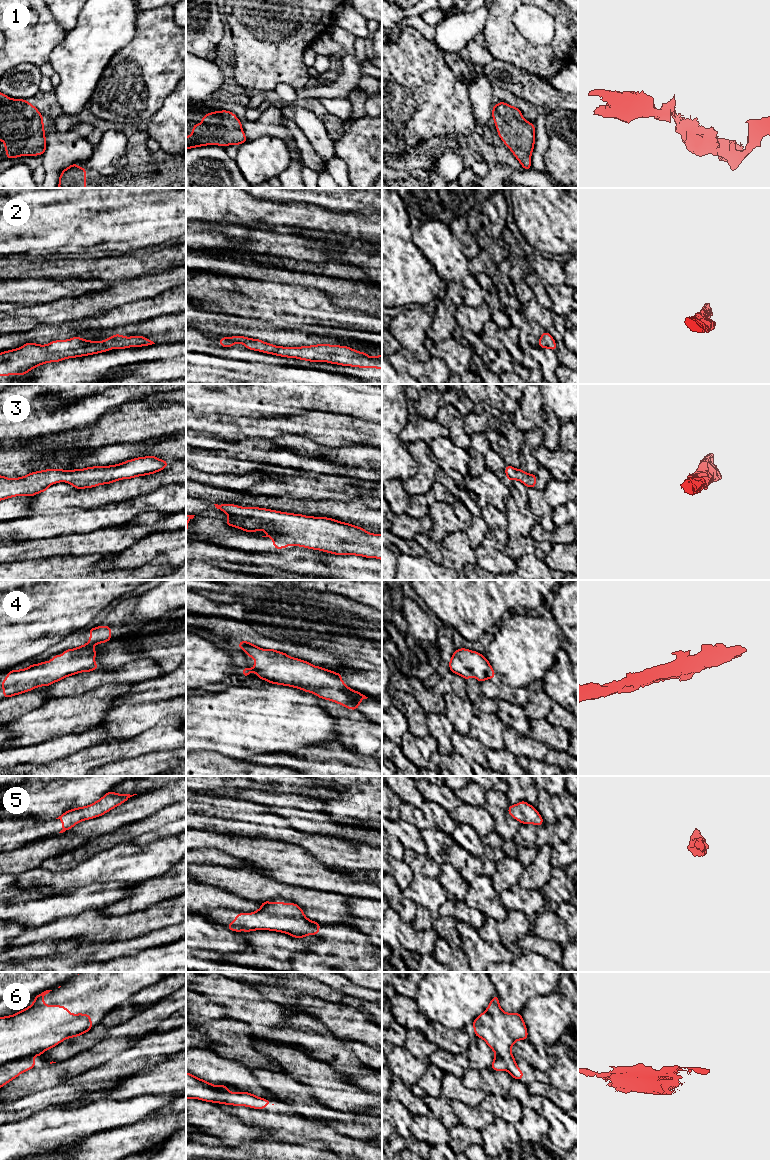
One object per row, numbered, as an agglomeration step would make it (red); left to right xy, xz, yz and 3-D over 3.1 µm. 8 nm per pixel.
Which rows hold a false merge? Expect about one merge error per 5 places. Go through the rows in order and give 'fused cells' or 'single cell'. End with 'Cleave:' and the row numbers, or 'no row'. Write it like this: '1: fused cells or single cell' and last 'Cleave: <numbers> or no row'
1: single cell
2: single cell
3: single cell
4: single cell
5: single cell
6: fused cells
Cleave: 6

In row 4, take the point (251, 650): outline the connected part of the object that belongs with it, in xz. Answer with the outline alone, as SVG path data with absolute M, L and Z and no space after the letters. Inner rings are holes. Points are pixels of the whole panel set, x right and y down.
M248 641L238 642L238 647L255 659L253 668L243 668L244 678L254 671L258 678L271 684L298 688L350 710L357 710L361 700L368 698L349 688L341 679L342 673L312 665L275 649L262 649Z

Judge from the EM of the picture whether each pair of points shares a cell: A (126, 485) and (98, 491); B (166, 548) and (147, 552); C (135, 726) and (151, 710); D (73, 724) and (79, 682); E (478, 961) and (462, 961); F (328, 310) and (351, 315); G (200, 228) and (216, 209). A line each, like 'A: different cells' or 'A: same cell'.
A: same cell
B: same cell
C: same cell
D: different cells
E: different cells
F: same cell
G: different cells

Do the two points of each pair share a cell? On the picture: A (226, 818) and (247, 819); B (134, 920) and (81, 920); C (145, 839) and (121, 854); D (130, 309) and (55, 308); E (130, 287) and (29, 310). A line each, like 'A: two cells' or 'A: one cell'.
A: one cell
B: one cell
C: two cells
D: two cells
E: one cell

